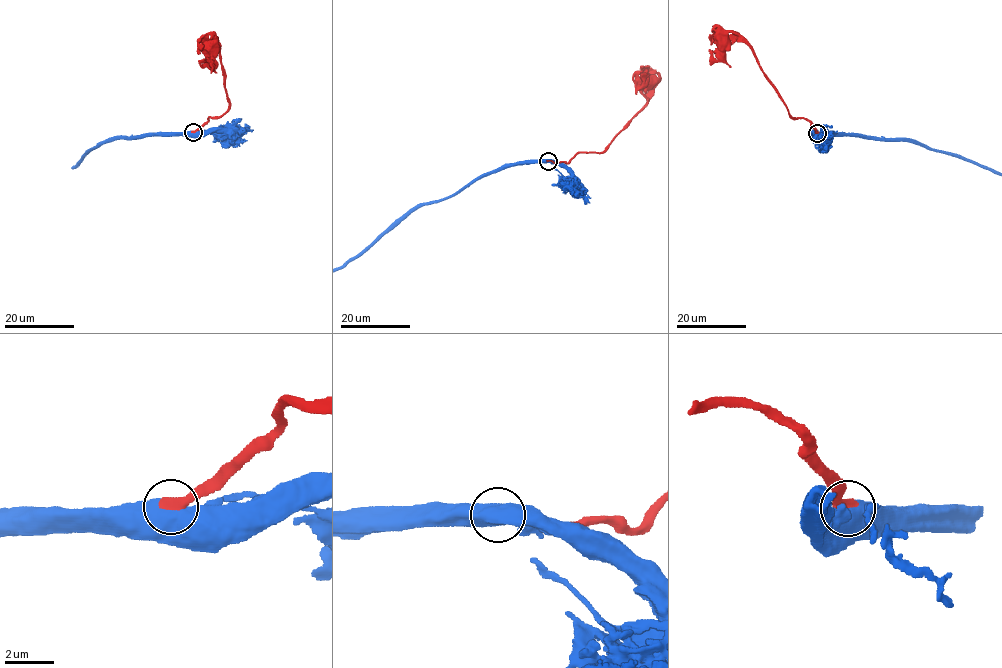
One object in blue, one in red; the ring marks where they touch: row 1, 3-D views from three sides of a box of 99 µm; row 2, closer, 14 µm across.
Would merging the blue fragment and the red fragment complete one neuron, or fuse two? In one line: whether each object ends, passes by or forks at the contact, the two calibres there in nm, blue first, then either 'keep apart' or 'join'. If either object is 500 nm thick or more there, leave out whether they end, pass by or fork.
calibres 800 and 400 nm; join

